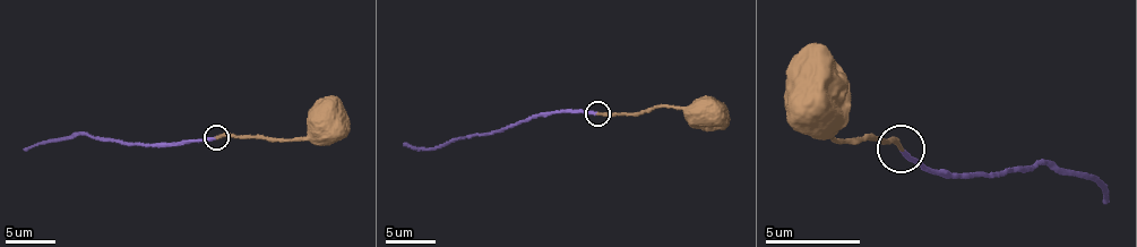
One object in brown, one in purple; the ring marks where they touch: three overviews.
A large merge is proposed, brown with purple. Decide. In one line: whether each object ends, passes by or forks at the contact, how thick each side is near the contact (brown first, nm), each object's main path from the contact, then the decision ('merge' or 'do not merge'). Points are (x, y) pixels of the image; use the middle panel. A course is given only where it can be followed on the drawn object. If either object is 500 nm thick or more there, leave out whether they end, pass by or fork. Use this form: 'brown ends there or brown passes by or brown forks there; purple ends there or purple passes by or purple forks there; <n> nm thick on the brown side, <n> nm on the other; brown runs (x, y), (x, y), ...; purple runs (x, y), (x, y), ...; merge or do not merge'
brown ends there; purple ends there; 220 nm thick on the brown side, 240 nm on the other; brown runs (599, 112), (643, 113), (655, 108), (703, 107); purple runs (596, 112), (528, 116), (499, 130), (415, 150), (403, 142); merge

